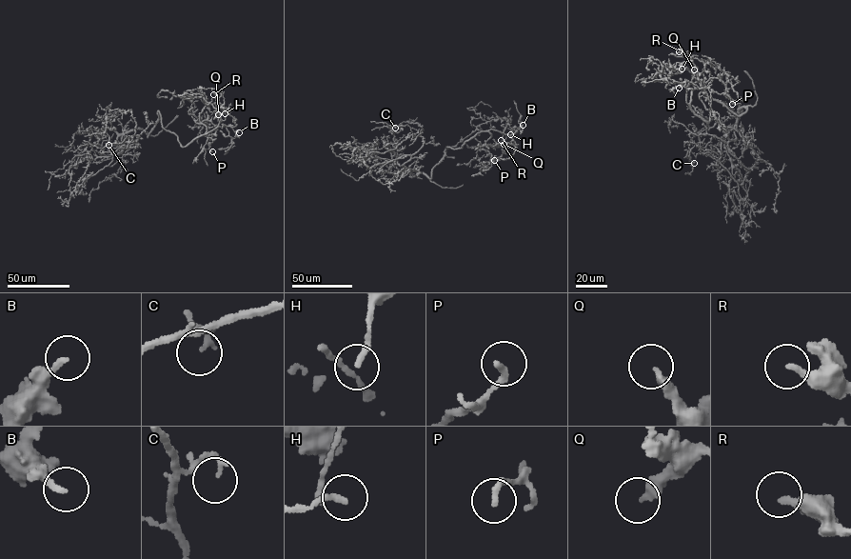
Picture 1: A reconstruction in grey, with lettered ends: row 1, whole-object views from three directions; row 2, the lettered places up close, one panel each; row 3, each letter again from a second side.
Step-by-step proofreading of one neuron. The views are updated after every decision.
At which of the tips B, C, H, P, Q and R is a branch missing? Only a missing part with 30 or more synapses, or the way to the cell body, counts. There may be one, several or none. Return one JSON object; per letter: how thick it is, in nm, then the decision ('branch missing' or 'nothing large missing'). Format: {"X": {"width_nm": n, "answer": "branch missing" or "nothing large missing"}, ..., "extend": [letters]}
{"B": {"width_nm": 200, "answer": "nothing large missing"}, "C": {"width_nm": 160, "answer": "nothing large missing"}, "H": {"width_nm": 200, "answer": "nothing large missing"}, "P": {"width_nm": 200, "answer": "nothing large missing"}, "Q": {"width_nm": 320, "answer": "branch missing"}, "R": {"width_nm": 260, "answer": "branch missing"}, "extend": ["Q", "R"]}

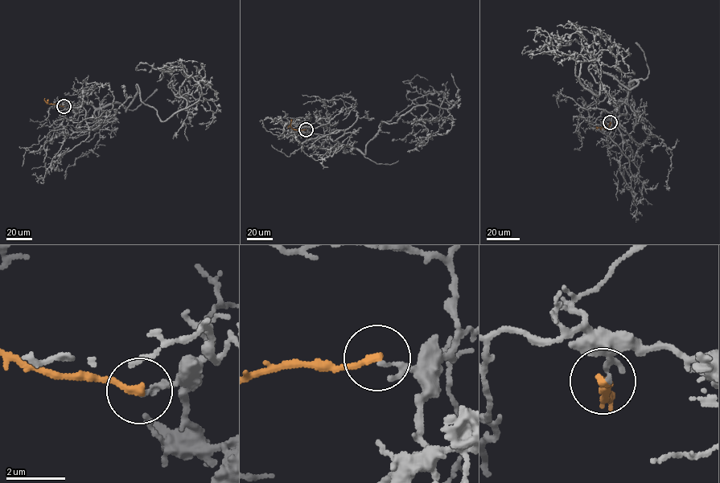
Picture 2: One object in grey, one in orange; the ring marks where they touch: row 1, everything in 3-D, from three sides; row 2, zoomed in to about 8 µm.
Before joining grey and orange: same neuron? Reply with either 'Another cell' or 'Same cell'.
Another cell

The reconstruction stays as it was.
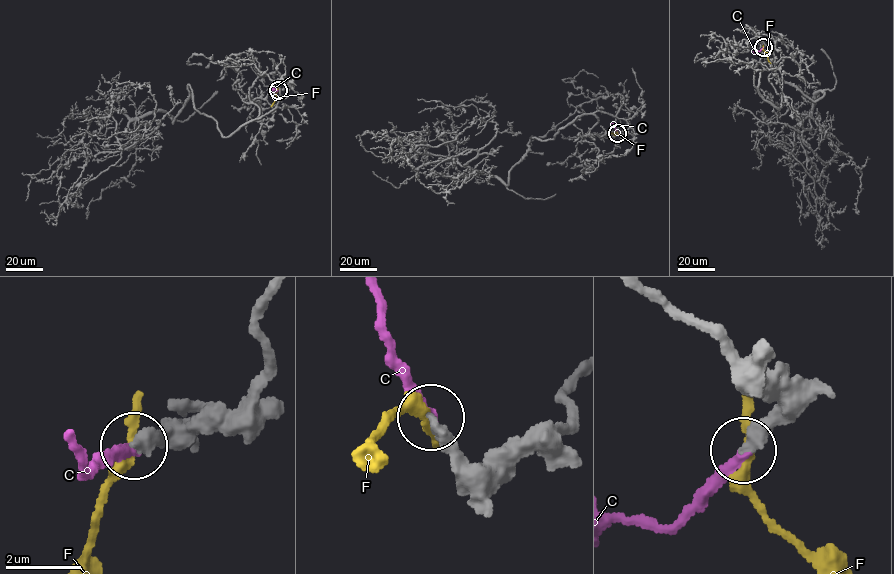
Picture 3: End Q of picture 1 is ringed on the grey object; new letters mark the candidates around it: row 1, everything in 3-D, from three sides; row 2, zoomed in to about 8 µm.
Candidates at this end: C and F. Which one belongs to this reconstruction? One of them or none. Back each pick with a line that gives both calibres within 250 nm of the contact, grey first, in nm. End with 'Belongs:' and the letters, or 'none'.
C: Thickness 400 nm (grey) against 280 nm
Belongs: C

